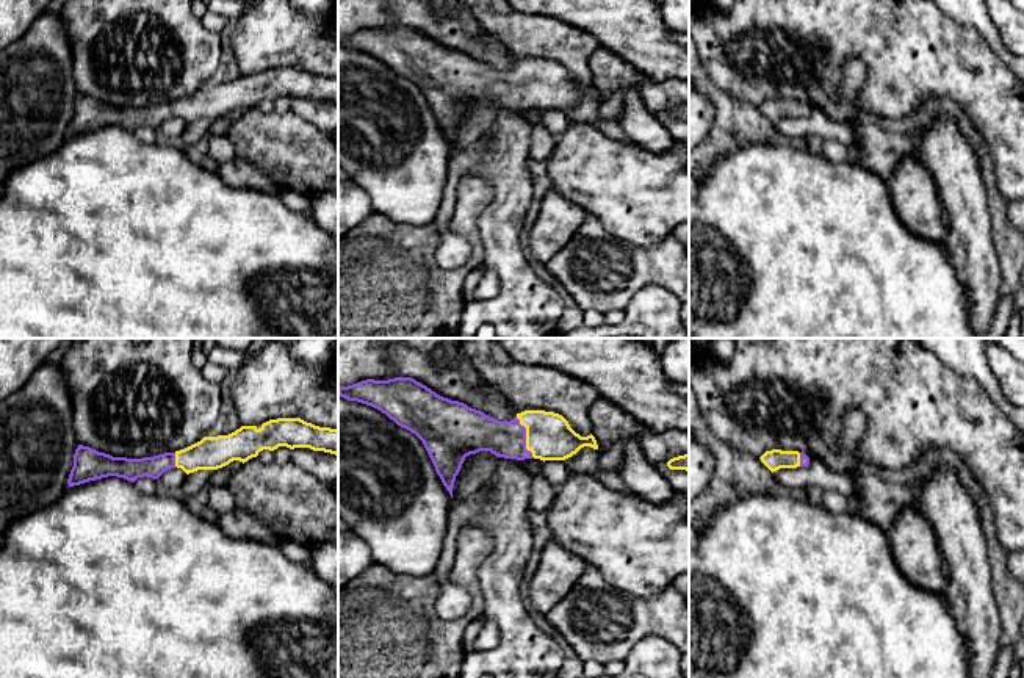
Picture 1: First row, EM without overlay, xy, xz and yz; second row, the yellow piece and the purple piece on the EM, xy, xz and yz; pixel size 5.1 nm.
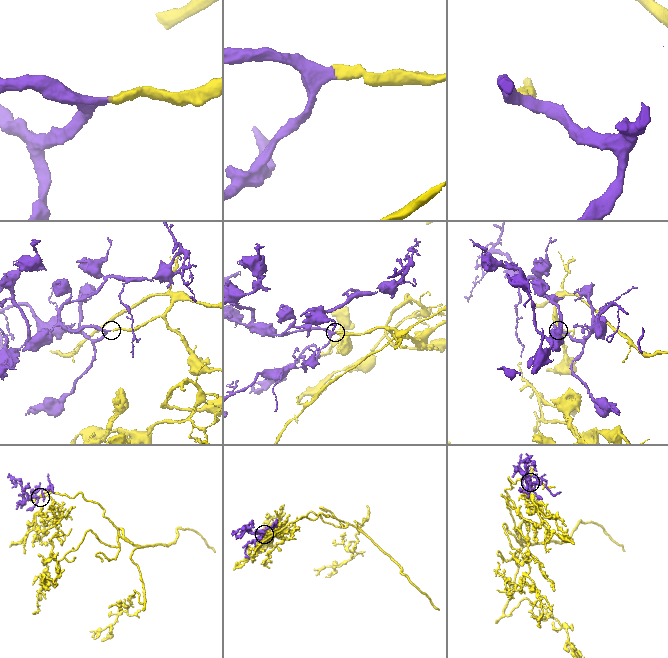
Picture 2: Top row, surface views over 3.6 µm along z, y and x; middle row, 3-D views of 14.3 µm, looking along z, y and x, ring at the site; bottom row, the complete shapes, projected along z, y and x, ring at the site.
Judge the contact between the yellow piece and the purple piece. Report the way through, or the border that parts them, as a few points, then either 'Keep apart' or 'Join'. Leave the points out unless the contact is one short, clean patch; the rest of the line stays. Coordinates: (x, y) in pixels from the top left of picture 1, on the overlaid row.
Path across: xz (548, 436), (526, 437), (497, 437), (478, 432). Join

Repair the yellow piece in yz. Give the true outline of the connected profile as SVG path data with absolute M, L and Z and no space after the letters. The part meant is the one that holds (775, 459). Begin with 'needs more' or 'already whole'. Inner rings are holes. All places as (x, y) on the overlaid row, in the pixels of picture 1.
needs more; M772 449L766 451L759 459L772 473L780 468L797 468L809 463L809 457L799 451Z

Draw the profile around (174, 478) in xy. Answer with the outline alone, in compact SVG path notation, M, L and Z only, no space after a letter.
M177 467L164 471L158 478L158 481L169 489L180 489L185 479L186 479L186 473Z

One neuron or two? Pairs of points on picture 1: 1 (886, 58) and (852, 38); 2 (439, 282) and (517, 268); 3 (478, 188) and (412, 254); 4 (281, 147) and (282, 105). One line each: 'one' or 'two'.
1: one
2: two
3: one
4: two

